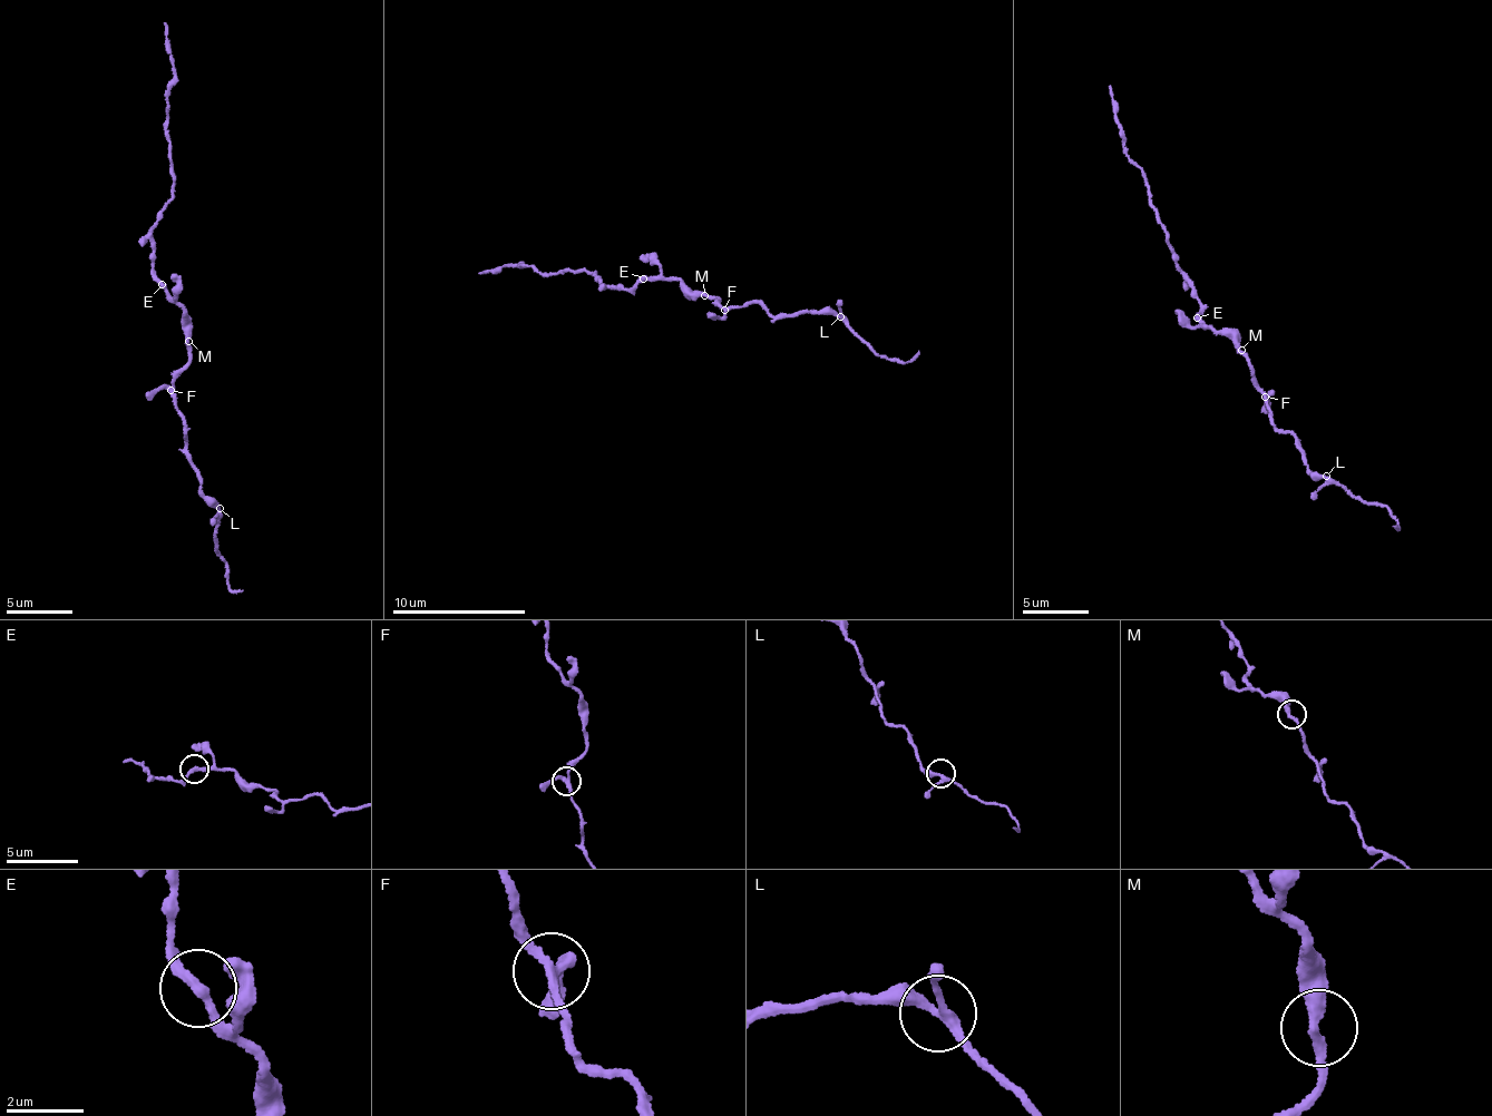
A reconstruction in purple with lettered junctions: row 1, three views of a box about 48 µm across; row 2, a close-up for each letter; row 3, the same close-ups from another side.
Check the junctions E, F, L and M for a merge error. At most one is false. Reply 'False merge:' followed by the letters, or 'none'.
False merge: none

